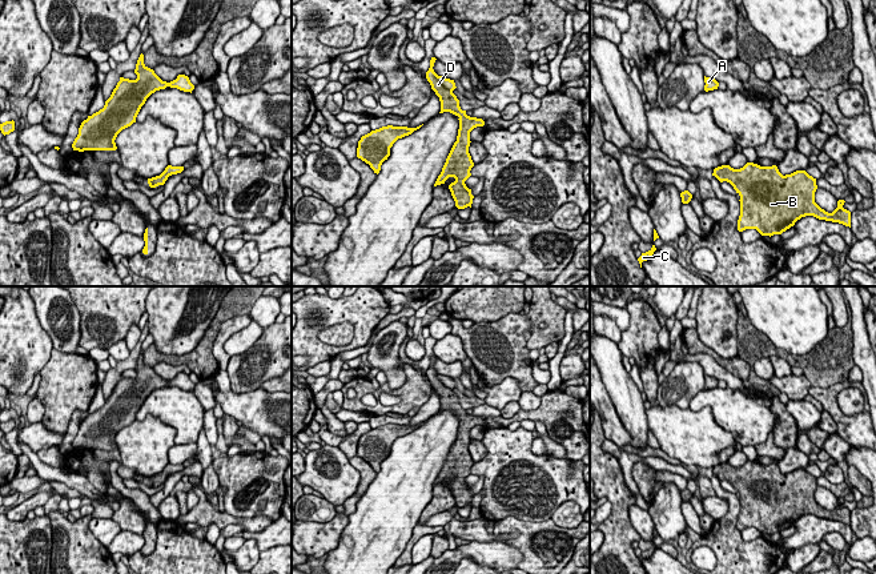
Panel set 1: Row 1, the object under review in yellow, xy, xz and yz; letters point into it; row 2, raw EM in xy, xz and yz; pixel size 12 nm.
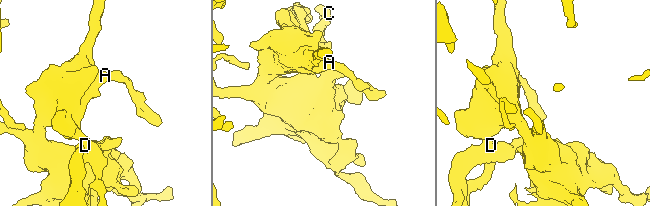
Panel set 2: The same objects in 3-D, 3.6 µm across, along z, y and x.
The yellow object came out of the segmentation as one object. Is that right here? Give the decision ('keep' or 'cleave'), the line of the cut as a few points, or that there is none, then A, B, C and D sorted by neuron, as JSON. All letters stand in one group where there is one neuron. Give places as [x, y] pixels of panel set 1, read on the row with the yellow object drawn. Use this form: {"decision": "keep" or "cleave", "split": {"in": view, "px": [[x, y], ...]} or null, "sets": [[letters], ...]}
{"decision": "keep", "split": null, "sets": [["A", "B", "C", "D"]]}

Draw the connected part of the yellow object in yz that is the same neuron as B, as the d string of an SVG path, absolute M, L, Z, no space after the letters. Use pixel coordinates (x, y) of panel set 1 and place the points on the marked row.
M747 162L740 169L734 169L730 165L718 166L714 169L712 176L720 182L730 182L740 196L739 232L756 229L762 236L771 237L773 234L781 234L805 216L839 222L851 228L851 212L843 208L844 200L837 201L837 208L832 213L825 212L815 202L815 192L817 189L816 178L805 170L796 170L783 176L776 165L760 166L754 162Z

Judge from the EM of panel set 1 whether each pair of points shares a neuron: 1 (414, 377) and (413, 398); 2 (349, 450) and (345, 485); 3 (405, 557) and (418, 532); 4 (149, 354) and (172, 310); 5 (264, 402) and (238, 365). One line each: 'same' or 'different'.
1: same
2: different
3: same
4: different
5: different

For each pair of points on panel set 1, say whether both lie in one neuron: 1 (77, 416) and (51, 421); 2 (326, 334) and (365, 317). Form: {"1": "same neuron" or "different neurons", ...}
{"1": "different neurons", "2": "different neurons"}

